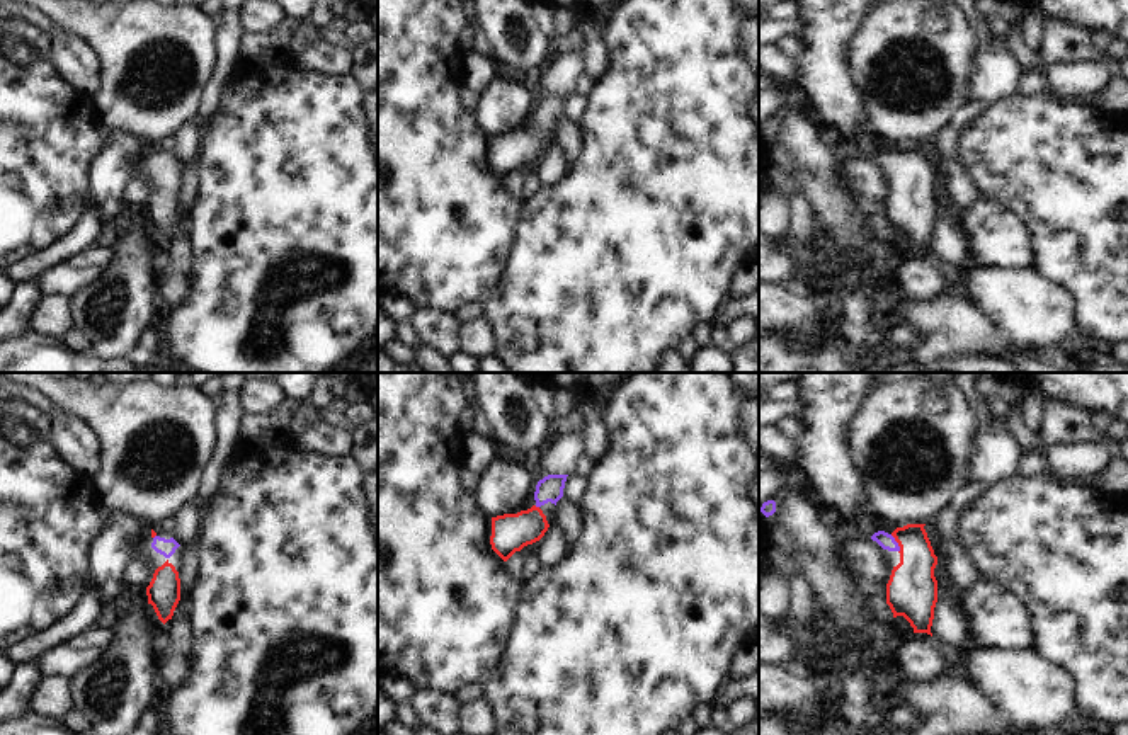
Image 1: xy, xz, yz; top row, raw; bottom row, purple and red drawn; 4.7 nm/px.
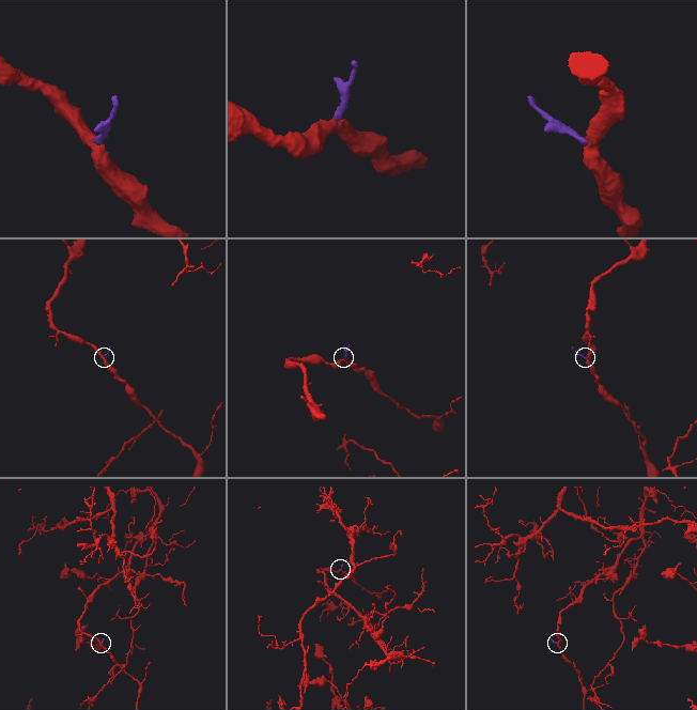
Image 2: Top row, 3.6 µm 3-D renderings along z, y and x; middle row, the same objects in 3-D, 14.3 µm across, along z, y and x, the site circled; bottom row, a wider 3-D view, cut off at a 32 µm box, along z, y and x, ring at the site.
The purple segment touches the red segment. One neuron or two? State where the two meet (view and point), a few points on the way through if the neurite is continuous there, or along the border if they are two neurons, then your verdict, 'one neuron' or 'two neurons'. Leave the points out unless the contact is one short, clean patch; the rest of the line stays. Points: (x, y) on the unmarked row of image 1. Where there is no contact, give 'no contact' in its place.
contact yz (897, 162); way yz (887, 160), (897, 162), (912, 177), (912, 208); one neuron

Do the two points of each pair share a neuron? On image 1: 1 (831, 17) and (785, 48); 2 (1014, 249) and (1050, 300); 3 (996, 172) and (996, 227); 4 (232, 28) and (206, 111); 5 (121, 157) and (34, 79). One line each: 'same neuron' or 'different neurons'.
1: different neurons
2: different neurons
3: different neurons
4: same neuron
5: different neurons

